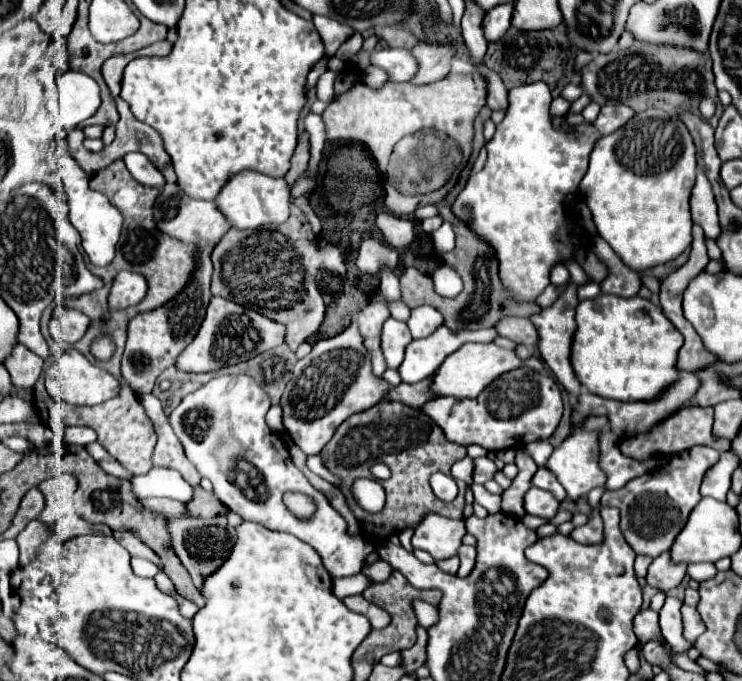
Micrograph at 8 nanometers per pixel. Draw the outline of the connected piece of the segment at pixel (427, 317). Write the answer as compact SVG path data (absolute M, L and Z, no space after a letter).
M420 305L412 309L410 319L406 323L410 327L412 339L422 339L422 337L428 337L438 325L442 325L442 321L444 321L442 315L434 307Z

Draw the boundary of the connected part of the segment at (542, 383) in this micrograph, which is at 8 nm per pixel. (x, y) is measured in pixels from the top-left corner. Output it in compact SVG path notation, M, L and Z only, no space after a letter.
M522 365L520 369L500 375L476 399L438 397L424 403L422 411L442 427L450 441L464 447L478 443L496 453L508 447L550 439L562 419L564 401L558 383L548 373L538 373Z

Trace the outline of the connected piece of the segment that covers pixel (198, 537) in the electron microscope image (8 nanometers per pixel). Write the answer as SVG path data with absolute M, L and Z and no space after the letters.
M154 497L154 499L140 499L140 505L144 509L148 509L150 513L156 513L156 515L164 517L166 529L168 529L168 533L172 537L172 549L180 557L182 565L188 569L188 573L190 573L196 587L200 587L204 577L214 573L224 563L224 559L228 557L228 553L230 553L230 549L232 549L232 545L236 541L236 535L230 529L226 517L192 517L186 511L184 501L156 499Z

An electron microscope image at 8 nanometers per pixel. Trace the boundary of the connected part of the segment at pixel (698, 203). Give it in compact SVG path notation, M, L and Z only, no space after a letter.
M698 171L696 177L696 185L692 189L692 197L690 197L690 211L692 211L692 219L694 223L698 223L706 237L716 239L720 235L720 223L718 223L718 209L716 209L716 201L710 189L710 183L706 179L706 175L702 171Z

